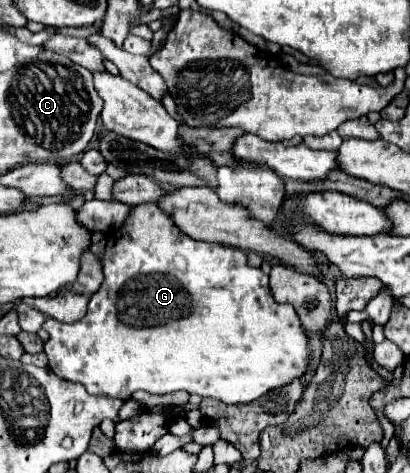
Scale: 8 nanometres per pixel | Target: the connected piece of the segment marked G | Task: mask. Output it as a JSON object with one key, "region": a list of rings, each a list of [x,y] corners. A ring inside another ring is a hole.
{"region":[[[143,203],[133,209],[133,215],[123,223],[121,229],[117,229],[113,235],[107,233],[107,251],[103,257],[103,275],[105,281],[101,289],[91,297],[87,315],[77,323],[57,323],[55,319],[47,319],[43,323],[43,329],[49,333],[49,341],[45,343],[45,353],[49,357],[49,369],[67,381],[79,381],[85,385],[85,389],[91,395],[107,395],[107,397],[119,397],[129,399],[133,391],[143,389],[149,393],[171,393],[185,389],[187,393],[197,393],[199,397],[211,397],[223,403],[251,403],[265,395],[273,387],[287,385],[291,379],[301,377],[307,369],[307,335],[301,329],[301,323],[295,315],[295,309],[285,303],[277,303],[273,299],[273,293],[267,285],[267,275],[261,269],[249,267],[245,253],[237,247],[225,247],[221,243],[207,243],[207,241],[195,241],[187,237],[183,231],[179,231],[173,223],[173,219],[163,213],[155,203]]]}

